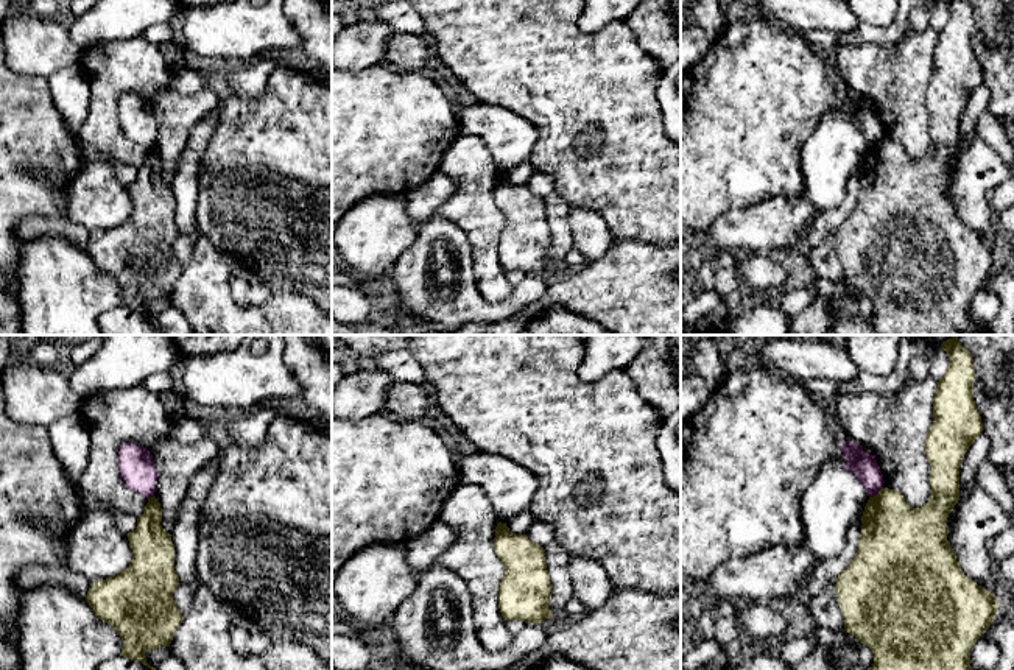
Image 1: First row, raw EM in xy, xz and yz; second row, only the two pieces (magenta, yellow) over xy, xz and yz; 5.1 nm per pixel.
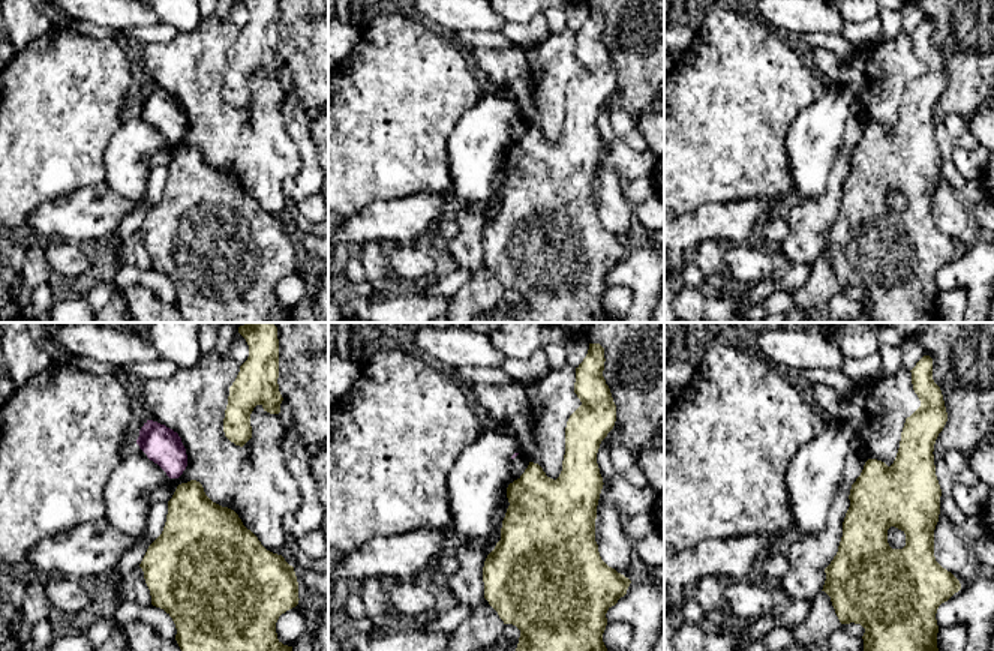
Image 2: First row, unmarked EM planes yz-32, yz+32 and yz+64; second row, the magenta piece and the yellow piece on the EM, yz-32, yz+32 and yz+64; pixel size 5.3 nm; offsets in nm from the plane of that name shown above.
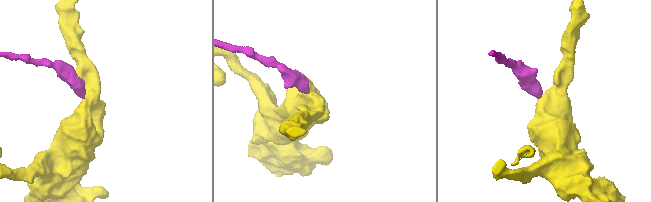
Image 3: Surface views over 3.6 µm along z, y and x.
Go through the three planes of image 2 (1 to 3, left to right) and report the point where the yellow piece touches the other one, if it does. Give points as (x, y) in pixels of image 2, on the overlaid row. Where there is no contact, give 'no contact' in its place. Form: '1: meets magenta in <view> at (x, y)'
1: no contact
2: no contact
3: no contact

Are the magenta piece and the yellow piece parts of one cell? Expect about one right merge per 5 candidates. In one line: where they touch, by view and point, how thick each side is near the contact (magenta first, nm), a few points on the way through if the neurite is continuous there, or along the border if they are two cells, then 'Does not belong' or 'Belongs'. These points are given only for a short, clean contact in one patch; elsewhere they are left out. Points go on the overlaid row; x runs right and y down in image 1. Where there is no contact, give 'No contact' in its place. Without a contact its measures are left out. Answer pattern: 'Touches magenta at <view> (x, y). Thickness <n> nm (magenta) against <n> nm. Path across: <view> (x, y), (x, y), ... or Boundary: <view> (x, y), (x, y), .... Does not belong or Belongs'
Touches magenta at yz (876, 494). Thickness 120 nm (magenta) against 360 nm. Boundary: yz (882, 486), (869, 499). Does not belong

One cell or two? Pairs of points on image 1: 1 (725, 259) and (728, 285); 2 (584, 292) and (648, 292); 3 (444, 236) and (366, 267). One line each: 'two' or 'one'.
1: one
2: one
3: two

